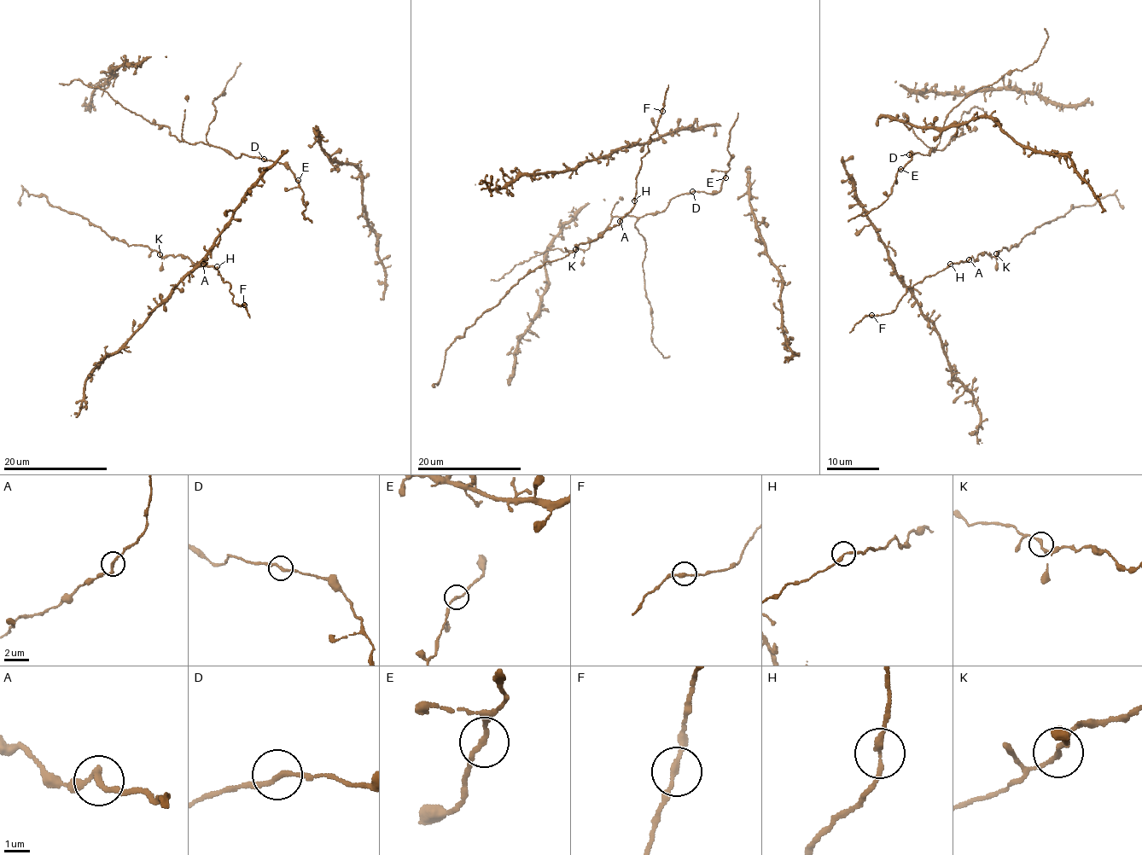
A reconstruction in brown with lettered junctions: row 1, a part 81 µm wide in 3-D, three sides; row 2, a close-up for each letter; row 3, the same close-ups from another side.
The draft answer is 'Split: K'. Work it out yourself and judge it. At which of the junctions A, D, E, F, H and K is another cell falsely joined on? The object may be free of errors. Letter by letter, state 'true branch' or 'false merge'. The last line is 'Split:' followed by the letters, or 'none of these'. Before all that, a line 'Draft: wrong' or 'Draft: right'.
Draft: wrong
A: true branch
D: true branch
E: true branch
F: true branch
H: true branch
K: true branch
Split: none of these

